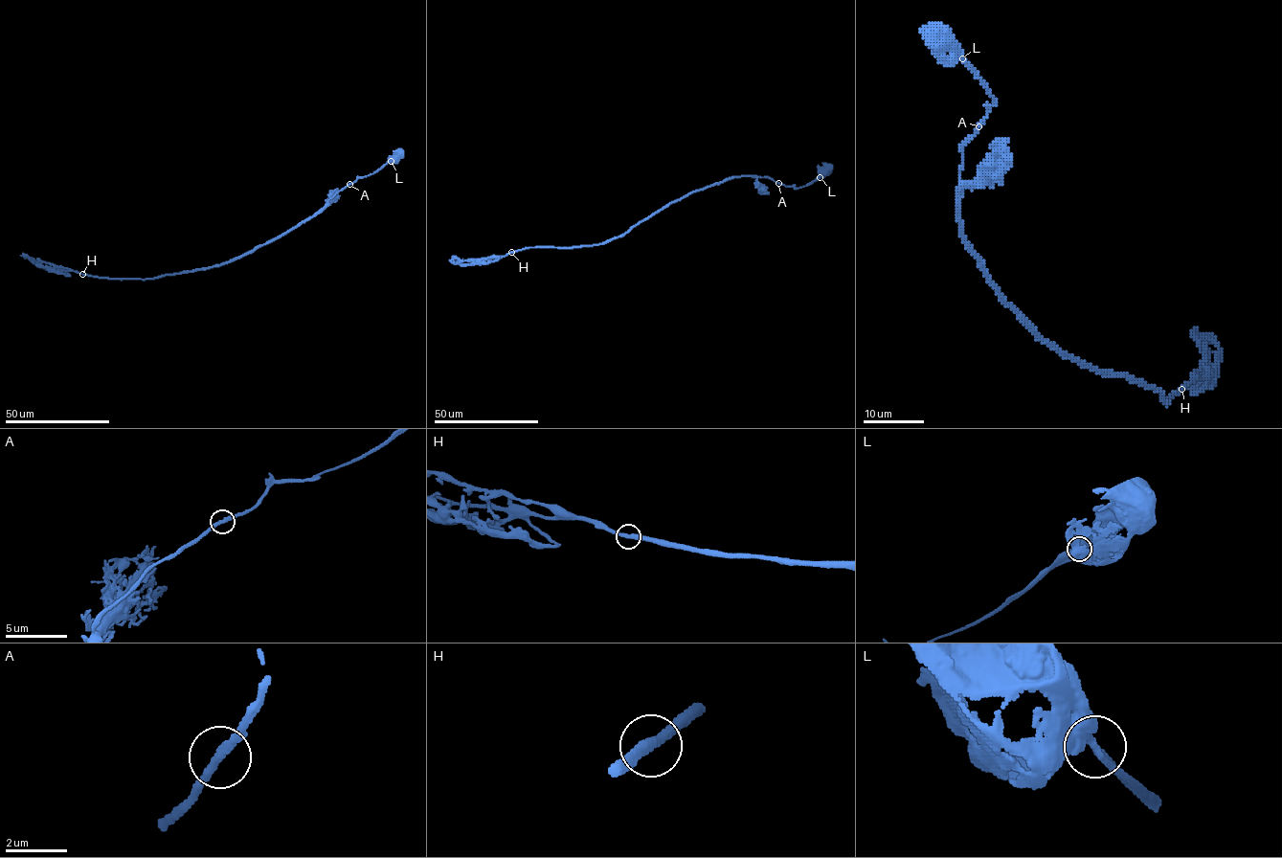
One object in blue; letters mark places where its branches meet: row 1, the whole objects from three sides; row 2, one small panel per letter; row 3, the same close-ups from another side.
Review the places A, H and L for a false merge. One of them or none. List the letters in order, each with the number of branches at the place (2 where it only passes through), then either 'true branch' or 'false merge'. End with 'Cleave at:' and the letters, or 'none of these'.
A: branches 2; true branch
H: branches 2; true branch
L: branches 3; true branch
Cleave at: none of these

